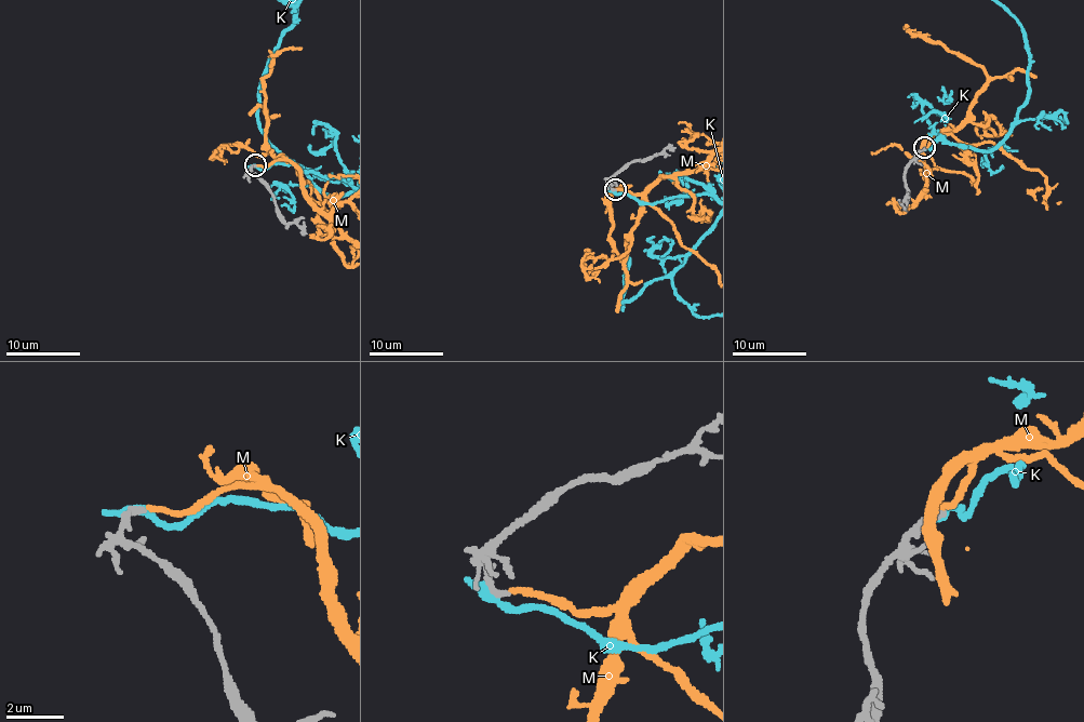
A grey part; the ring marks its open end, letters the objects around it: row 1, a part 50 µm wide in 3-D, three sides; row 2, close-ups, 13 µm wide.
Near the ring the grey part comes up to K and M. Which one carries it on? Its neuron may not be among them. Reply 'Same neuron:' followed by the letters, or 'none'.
Same neuron: M

